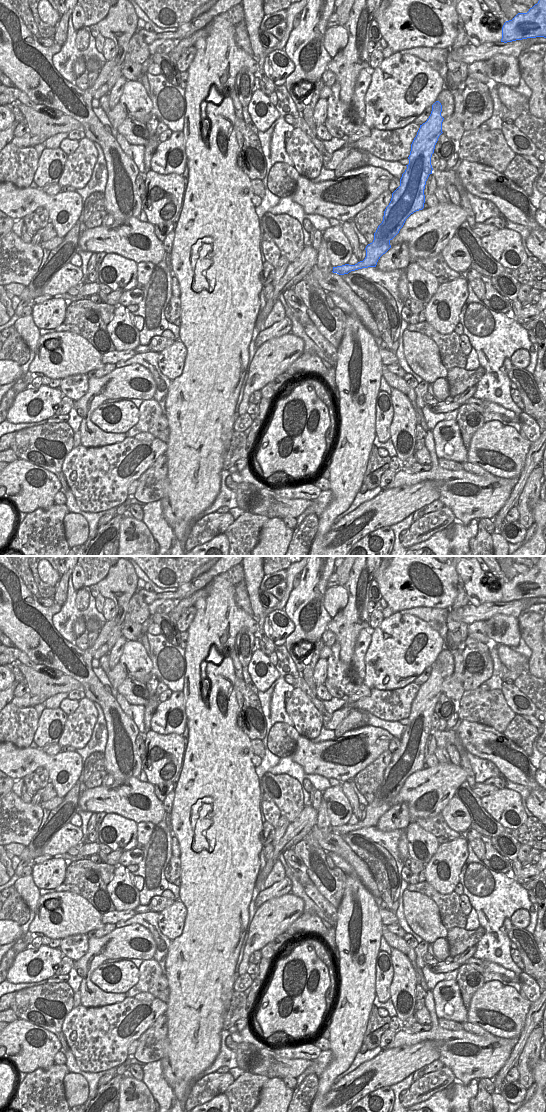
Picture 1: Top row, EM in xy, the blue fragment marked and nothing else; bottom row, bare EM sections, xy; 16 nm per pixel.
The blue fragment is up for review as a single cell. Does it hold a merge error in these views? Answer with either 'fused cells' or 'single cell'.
single cell

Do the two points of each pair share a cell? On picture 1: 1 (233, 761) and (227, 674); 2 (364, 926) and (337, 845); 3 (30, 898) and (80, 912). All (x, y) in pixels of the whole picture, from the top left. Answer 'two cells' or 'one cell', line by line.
1: one cell
2: two cells
3: two cells

